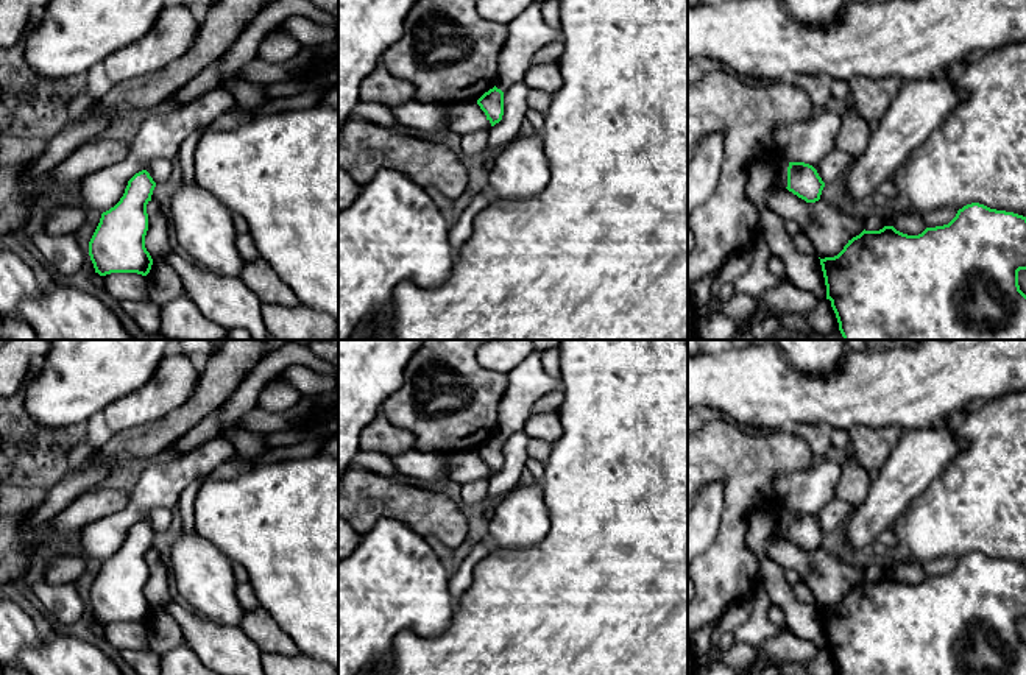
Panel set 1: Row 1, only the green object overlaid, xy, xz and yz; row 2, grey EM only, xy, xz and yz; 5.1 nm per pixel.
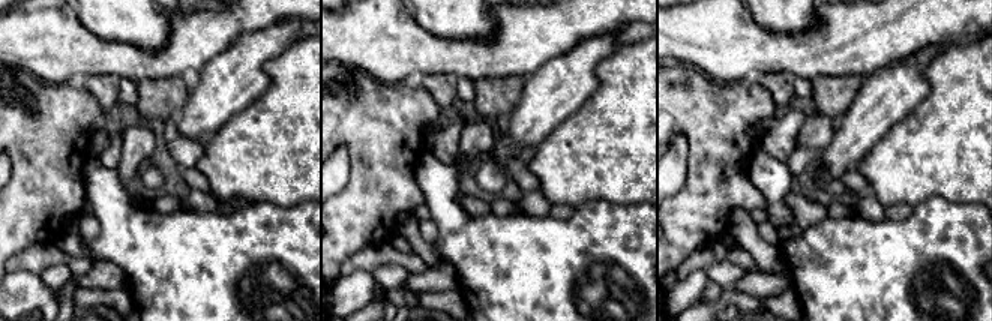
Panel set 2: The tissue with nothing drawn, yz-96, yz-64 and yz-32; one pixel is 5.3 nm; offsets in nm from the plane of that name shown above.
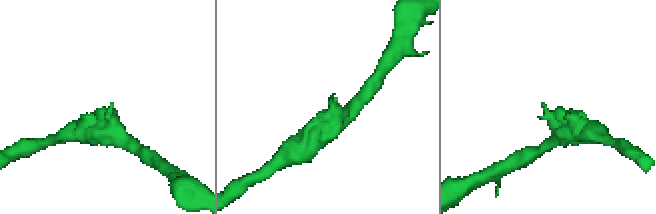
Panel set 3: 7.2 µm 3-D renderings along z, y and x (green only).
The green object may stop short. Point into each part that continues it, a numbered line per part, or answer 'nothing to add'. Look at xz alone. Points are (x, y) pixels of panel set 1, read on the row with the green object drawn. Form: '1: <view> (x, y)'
nothing to add

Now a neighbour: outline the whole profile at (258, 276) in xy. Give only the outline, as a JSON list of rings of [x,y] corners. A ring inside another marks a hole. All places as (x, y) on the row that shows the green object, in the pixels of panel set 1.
[[[257,257],[245,263],[239,279],[256,293],[262,304],[282,304],[287,307],[301,304],[293,290],[281,281],[267,260]]]

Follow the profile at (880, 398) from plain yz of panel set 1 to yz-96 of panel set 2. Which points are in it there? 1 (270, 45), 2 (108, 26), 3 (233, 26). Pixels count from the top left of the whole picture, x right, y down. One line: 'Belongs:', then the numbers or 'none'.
Belongs: 3

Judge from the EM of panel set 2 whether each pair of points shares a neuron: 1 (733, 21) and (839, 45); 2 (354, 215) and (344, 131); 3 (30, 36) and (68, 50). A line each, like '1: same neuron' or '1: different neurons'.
1: same neuron
2: same neuron
3: same neuron

